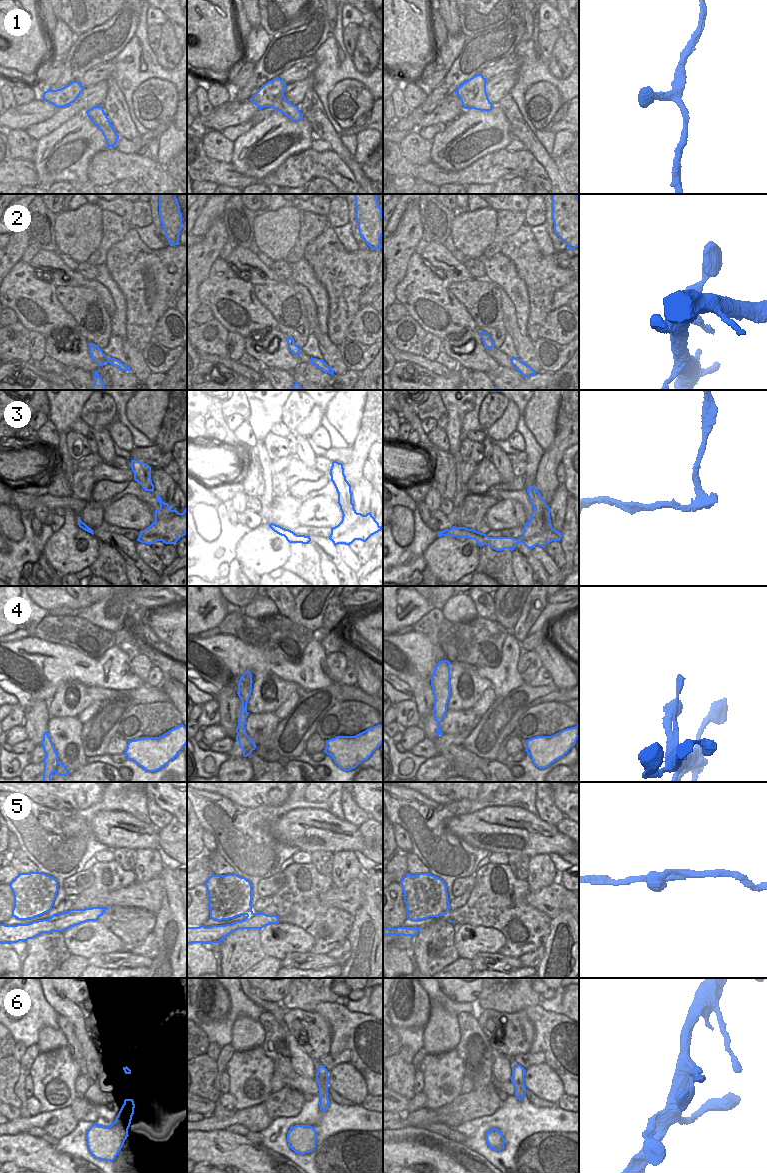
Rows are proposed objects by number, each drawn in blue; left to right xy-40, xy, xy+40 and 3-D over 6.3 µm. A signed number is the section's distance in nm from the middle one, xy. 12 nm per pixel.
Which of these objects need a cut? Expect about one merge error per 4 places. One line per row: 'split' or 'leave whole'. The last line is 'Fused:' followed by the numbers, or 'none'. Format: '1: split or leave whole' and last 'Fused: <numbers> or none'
1: leave whole
2: leave whole
3: split
4: leave whole
5: leave whole
6: leave whole
Fused: 3

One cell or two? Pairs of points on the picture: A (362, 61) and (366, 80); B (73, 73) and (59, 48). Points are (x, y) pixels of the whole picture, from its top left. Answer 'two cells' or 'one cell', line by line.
A: two cells
B: two cells

